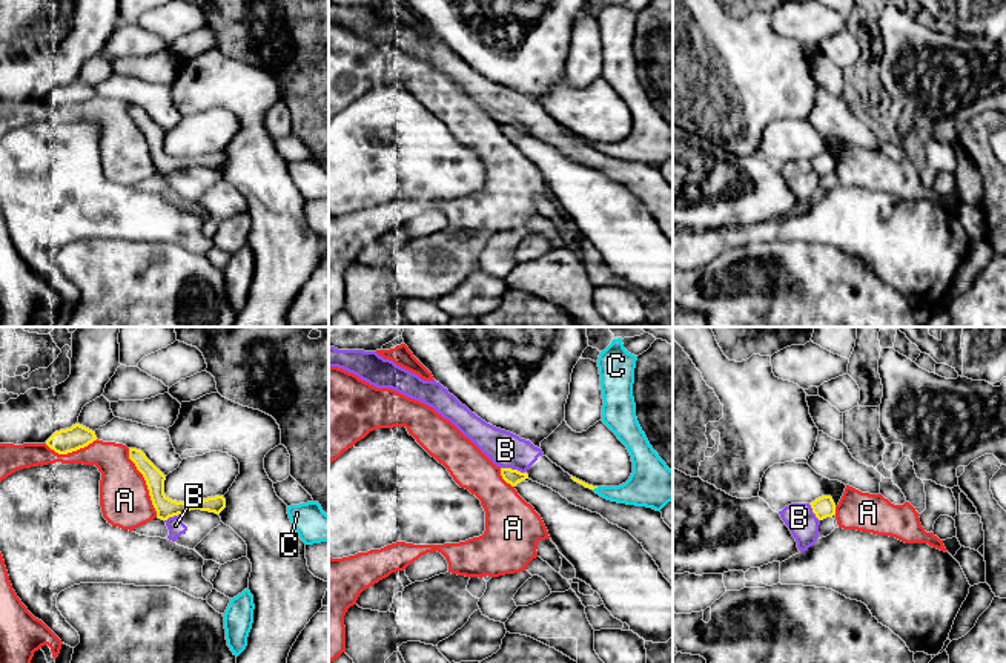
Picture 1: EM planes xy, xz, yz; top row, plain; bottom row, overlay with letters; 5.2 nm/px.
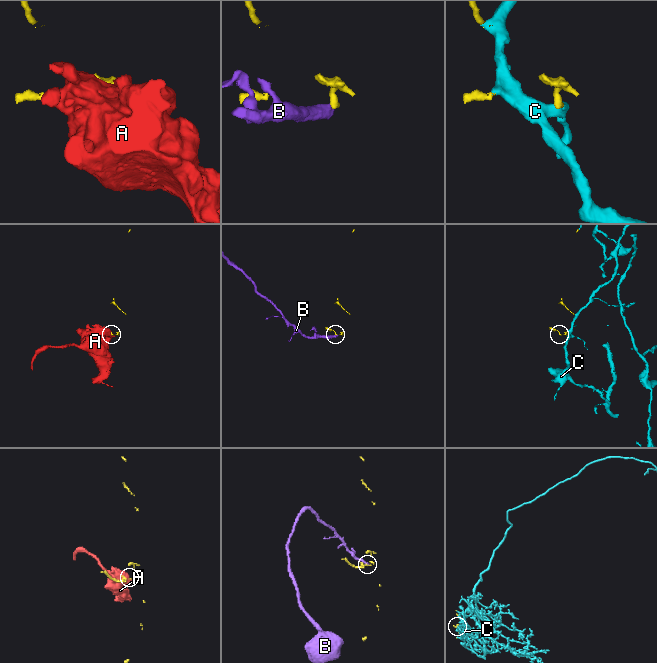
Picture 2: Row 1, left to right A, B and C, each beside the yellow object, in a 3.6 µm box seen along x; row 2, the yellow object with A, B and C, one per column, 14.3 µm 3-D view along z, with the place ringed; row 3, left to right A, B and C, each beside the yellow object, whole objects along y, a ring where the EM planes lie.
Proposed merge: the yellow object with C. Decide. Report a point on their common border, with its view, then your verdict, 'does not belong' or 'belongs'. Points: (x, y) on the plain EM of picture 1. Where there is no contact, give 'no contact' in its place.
contact xz (595, 143); belongs

